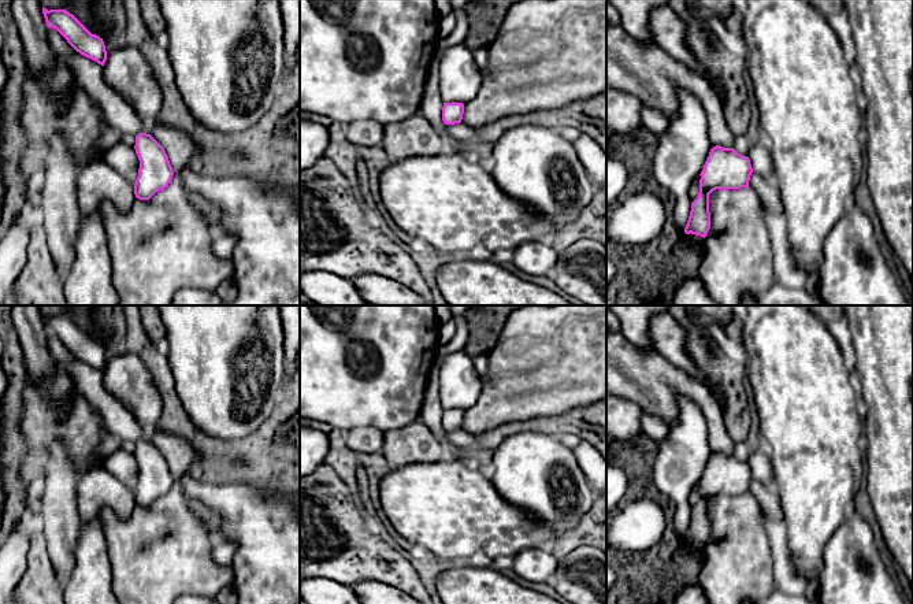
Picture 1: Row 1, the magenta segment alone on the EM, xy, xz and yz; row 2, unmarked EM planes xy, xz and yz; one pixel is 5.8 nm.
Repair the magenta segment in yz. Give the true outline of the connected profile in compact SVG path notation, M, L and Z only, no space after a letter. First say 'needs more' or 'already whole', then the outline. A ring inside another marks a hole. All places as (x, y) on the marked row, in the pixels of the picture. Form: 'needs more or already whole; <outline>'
already whole; M713 147L699 174L699 193L691 203L684 233L705 238L710 229L709 194L716 189L749 188L751 173L747 156L734 148Z

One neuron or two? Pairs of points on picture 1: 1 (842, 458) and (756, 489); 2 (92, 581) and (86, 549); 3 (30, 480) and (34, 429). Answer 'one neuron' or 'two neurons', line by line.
1: two neurons
2: one neuron
3: one neuron

